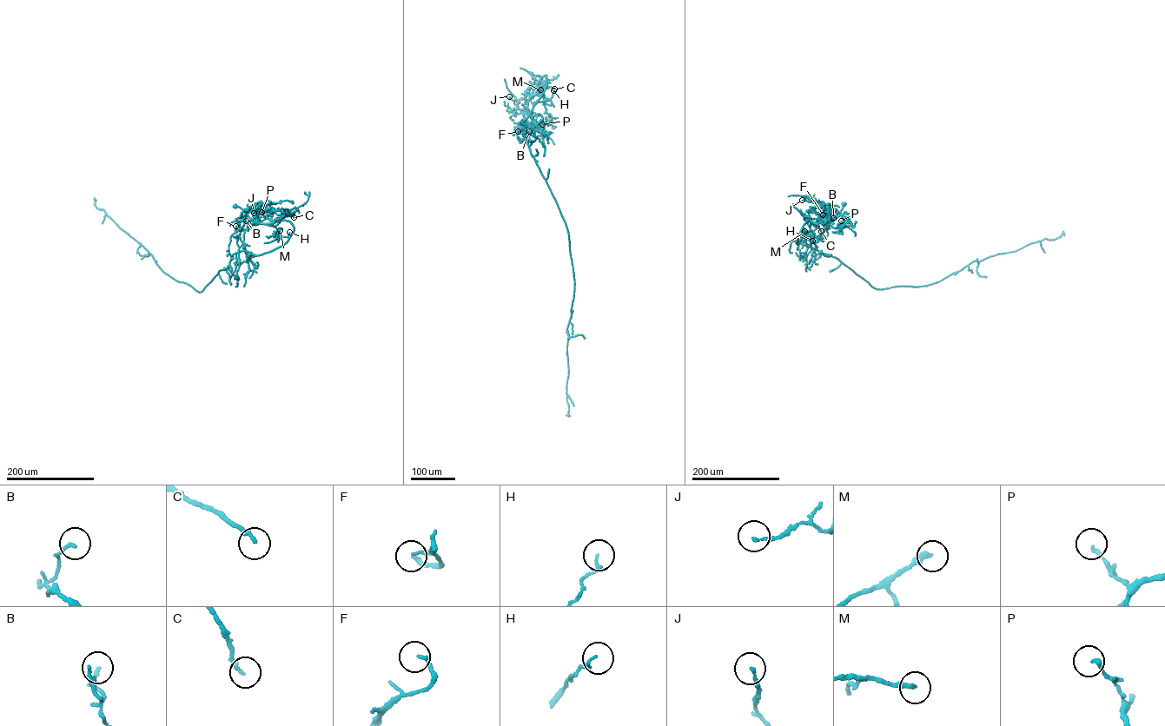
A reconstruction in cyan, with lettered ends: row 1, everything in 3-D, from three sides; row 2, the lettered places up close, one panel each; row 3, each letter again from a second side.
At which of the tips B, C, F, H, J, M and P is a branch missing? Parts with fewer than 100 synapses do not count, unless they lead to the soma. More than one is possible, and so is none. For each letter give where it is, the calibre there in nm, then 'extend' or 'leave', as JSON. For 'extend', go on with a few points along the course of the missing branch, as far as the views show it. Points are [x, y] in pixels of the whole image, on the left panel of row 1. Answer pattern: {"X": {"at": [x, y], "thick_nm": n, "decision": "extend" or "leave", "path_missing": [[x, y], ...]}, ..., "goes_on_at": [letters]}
{"B": {"at": [246, 221], "thick_nm": 150, "decision": "leave"}, "C": {"at": [294, 217], "thick_nm": 160, "decision": "leave"}, "F": {"at": [235, 226], "thick_nm": 160, "decision": "leave"}, "H": {"at": [289, 232], "thick_nm": 150, "decision": "leave"}, "J": {"at": [254, 213], "thick_nm": 120, "decision": "leave"}, "M": {"at": [280, 230], "thick_nm": 260, "decision": "leave"}, "P": {"at": [261, 212], "thick_nm": 140, "decision": "leave"}, "goes_on_at": []}

